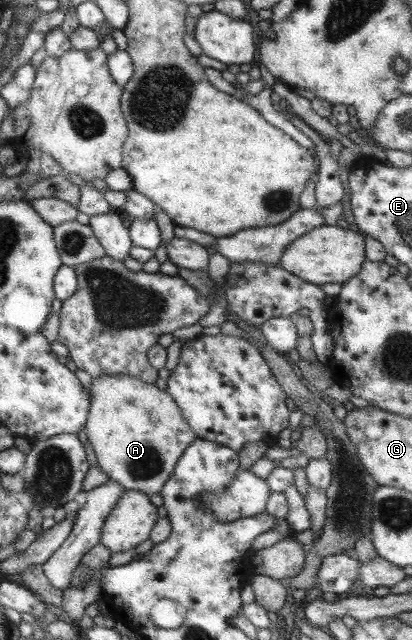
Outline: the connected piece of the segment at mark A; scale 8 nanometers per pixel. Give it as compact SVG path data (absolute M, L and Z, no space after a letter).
M102 375L92 378L88 391L89 407L84 429L95 453L97 467L110 482L124 490L140 491L146 496L158 494L175 469L178 459L191 441L197 438L188 423L182 419L174 399L164 389L158 389L154 383L144 383L130 375Z

